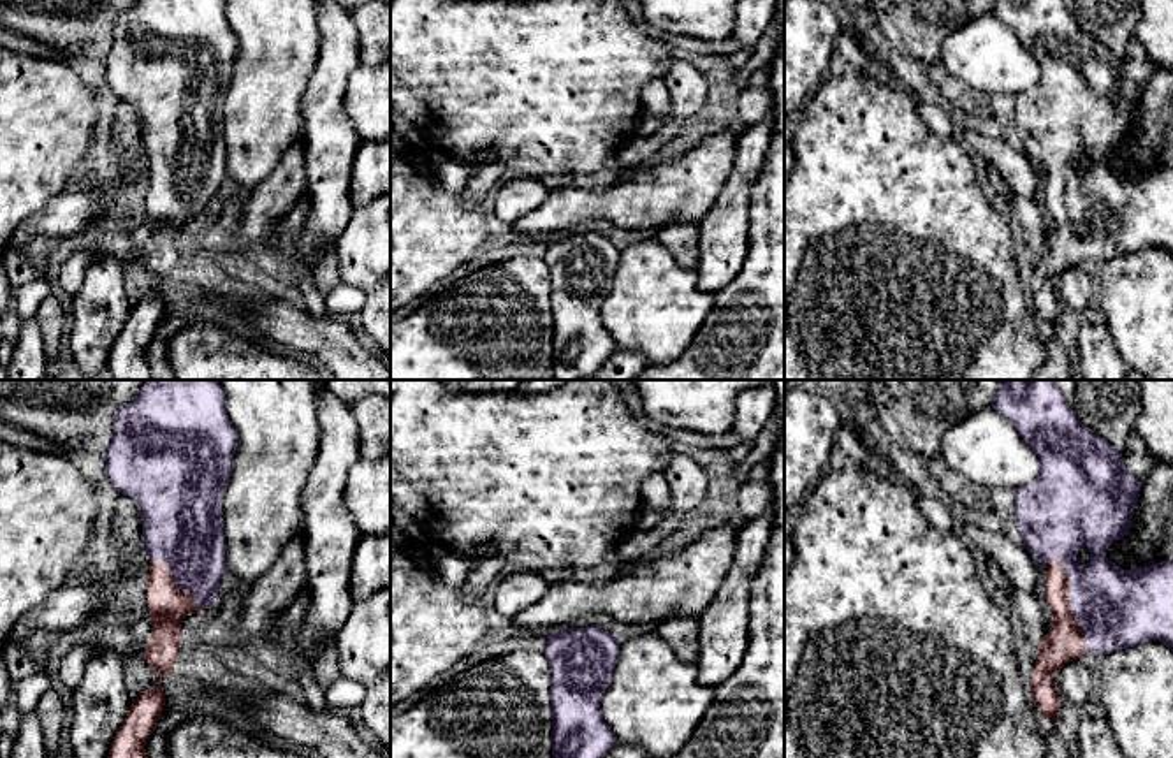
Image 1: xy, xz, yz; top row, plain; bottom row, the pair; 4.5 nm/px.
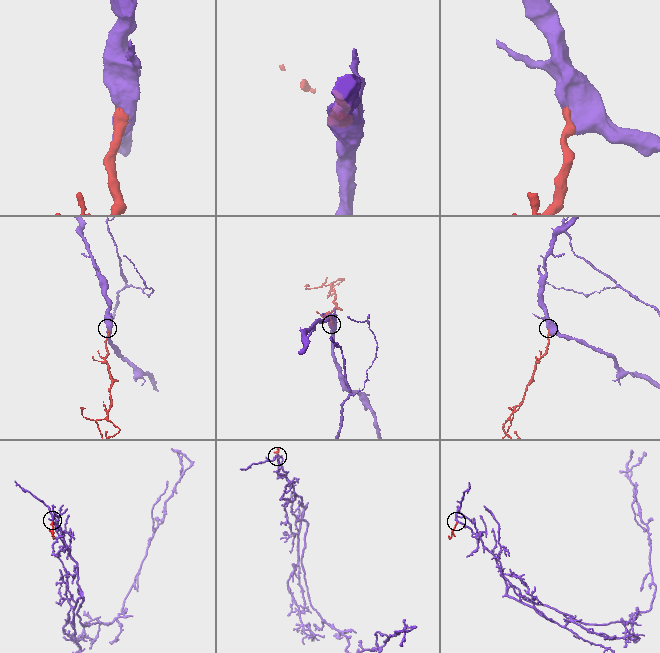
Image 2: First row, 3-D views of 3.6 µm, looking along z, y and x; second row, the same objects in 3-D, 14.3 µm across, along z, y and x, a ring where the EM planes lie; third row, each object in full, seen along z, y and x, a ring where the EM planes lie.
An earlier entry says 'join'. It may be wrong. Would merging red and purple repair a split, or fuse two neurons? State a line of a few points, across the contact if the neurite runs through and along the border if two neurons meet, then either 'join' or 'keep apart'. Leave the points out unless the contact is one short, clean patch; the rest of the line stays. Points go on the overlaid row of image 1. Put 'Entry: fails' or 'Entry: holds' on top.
Entry: holds
join

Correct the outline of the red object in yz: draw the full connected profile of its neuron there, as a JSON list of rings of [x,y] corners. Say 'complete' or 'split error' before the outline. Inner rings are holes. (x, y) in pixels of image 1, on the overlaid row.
split error; [[[999,380],[999,390],[990,406],[1016,426],[1020,436],[1041,461],[1038,477],[1015,491],[1011,517],[1024,538],[1024,545],[1038,563],[1046,566],[1045,598],[1052,609],[1053,621],[1036,649],[1036,665],[1029,684],[1034,705],[1055,725],[1062,703],[1053,675],[1066,663],[1078,660],[1085,652],[1103,658],[1113,651],[1152,640],[1173,649],[1173,559],[1122,570],[1106,558],[1106,549],[1133,528],[1141,482],[1126,468],[1120,450],[1080,422],[1059,390],[1057,380]],[[1082,547],[1090,552],[1089,565],[1076,563],[1076,554]]]

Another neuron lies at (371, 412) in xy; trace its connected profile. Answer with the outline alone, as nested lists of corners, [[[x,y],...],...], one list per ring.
[[[366,394],[350,410],[359,426],[359,457],[383,457],[390,450],[390,397]]]

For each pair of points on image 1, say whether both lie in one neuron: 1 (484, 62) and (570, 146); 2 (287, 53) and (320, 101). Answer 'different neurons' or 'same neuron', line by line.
1: same neuron
2: different neurons

